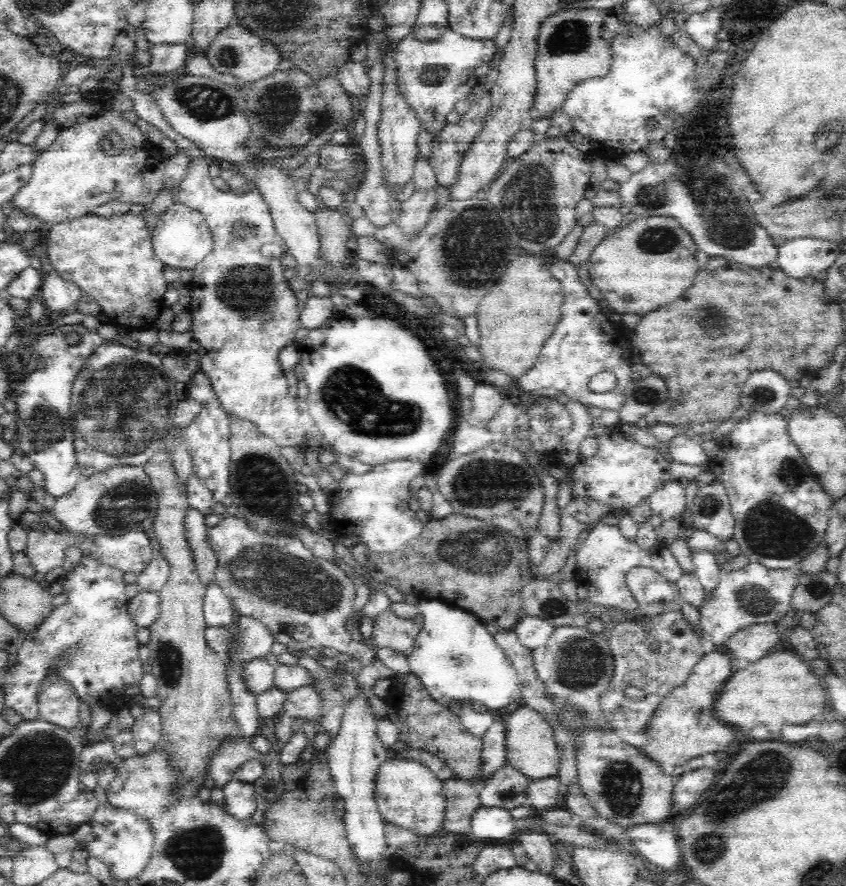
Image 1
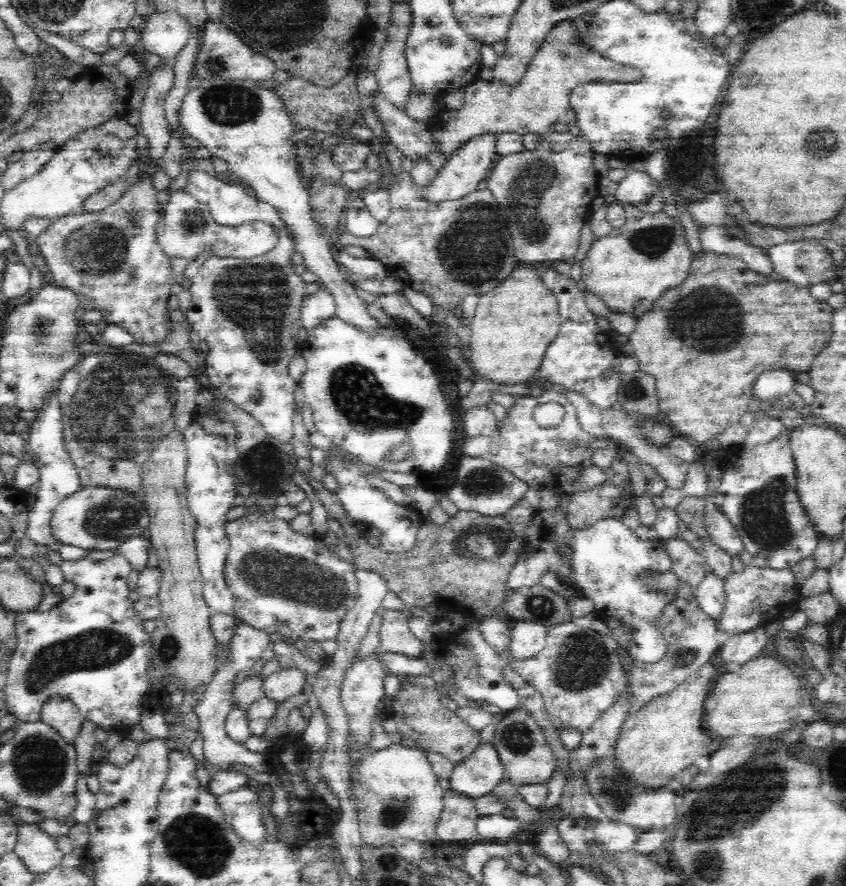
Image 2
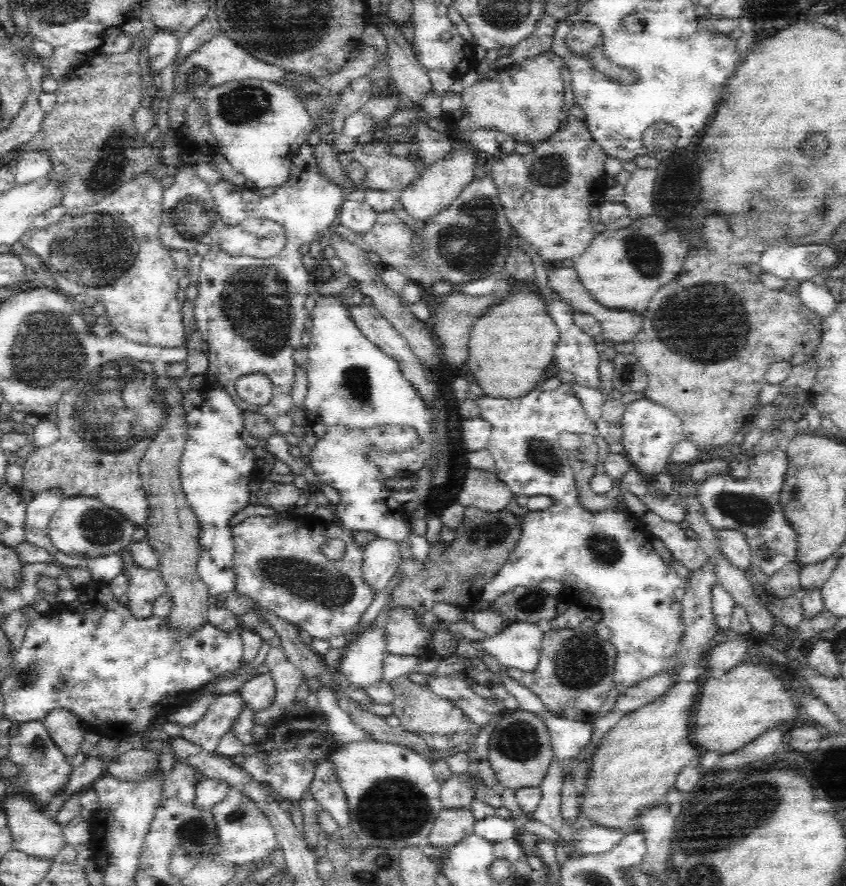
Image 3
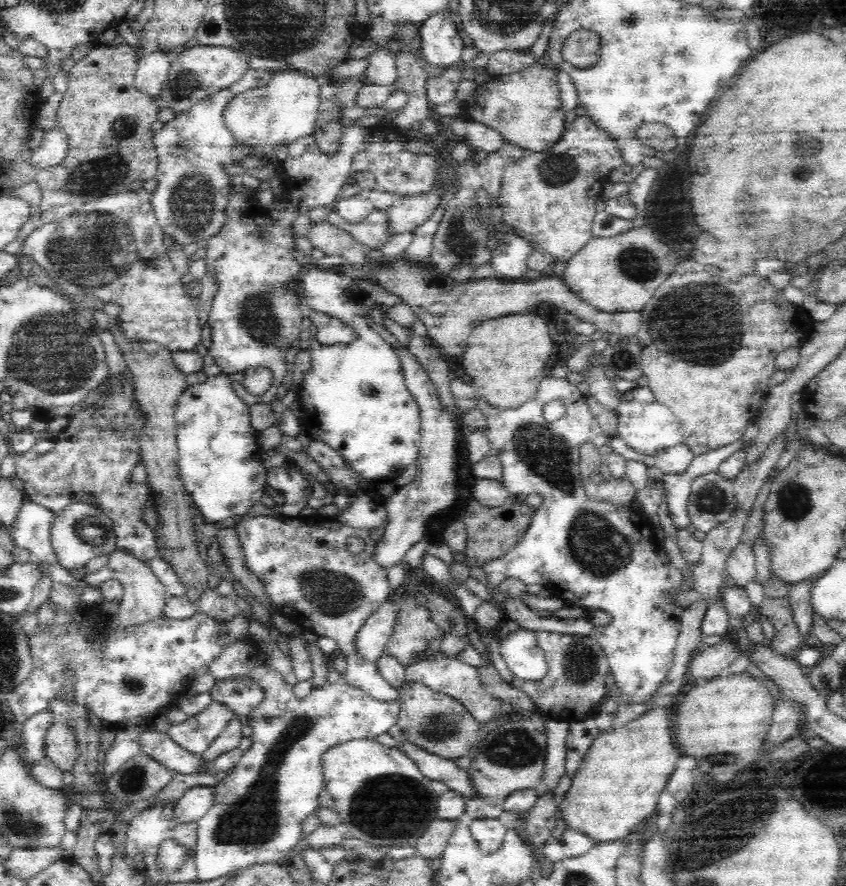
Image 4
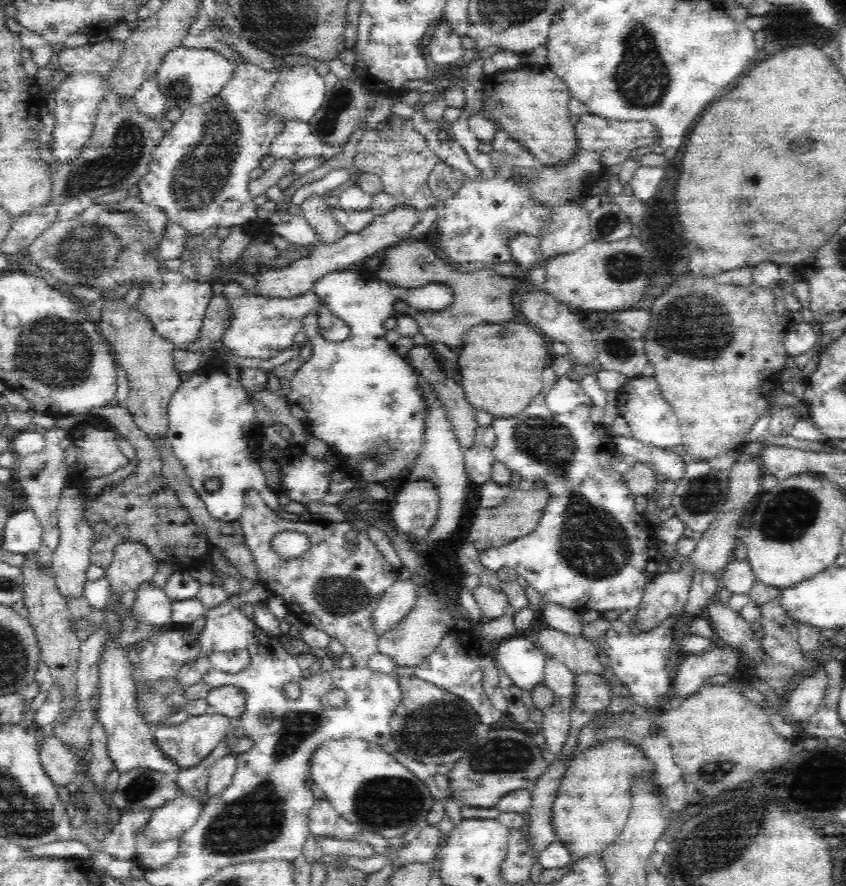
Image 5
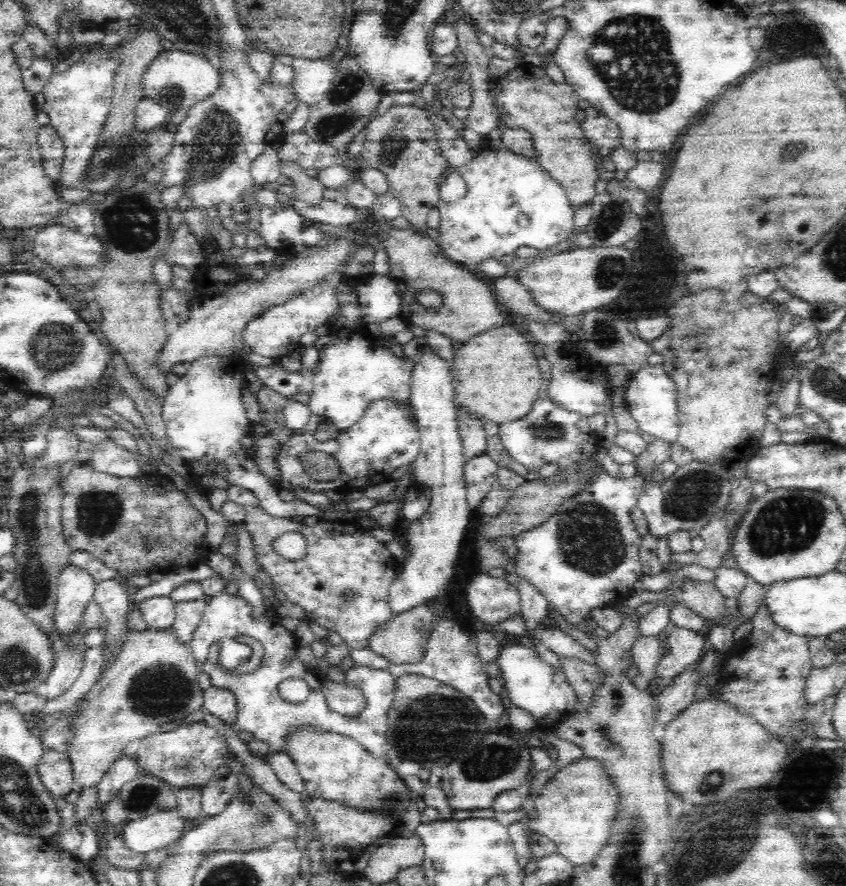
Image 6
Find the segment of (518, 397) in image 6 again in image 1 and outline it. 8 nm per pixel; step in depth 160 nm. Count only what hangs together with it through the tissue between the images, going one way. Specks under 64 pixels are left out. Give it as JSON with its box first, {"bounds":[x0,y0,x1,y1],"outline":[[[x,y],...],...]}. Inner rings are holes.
{"bounds":[477,254,564,379],"outline":[[[534,254],[514,257],[498,284],[482,297],[477,308],[480,354],[486,369],[500,370],[516,379],[528,372],[561,318],[564,293],[546,262]]]}

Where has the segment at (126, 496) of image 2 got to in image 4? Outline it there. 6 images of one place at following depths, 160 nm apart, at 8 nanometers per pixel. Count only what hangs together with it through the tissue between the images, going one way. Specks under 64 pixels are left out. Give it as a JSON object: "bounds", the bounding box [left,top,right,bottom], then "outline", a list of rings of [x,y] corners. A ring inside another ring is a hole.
{"bounds":[50,502,117,570],"outline":[[[72,502],[56,514],[50,529],[50,538],[60,564],[68,570],[82,568],[88,560],[109,555],[117,549],[114,522],[102,510],[85,502]]]}

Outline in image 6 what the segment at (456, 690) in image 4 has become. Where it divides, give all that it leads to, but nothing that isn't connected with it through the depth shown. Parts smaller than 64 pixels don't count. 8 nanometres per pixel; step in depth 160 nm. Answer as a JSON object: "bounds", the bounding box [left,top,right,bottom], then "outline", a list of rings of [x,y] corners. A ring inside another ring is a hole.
{"bounds":[387,619,506,728],"outline":[[[440,619],[431,632],[425,655],[420,662],[390,663],[387,669],[395,679],[404,675],[426,676],[464,693],[482,713],[485,724],[490,728],[495,721],[501,720],[506,712],[506,707],[499,694],[490,689],[482,666],[484,663],[478,656],[474,634],[463,630],[456,619]]]}

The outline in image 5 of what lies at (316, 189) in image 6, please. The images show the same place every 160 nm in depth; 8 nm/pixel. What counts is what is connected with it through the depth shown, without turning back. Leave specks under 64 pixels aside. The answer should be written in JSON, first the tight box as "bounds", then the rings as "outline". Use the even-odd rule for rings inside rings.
{"bounds":[302,197,346,244],"outline":[[[308,197],[302,204],[303,217],[316,233],[321,244],[336,244],[346,236],[346,231],[336,222],[332,207],[324,203],[323,197]]]}

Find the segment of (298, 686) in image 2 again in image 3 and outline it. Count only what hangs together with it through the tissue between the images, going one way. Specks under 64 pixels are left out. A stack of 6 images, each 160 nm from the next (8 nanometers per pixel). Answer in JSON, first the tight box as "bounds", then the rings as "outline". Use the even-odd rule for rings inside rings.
{"bounds":[237,673,276,711],"outline":[[[260,673],[244,683],[237,692],[244,699],[246,707],[261,711],[273,703],[276,694],[275,680],[270,673]]]}

